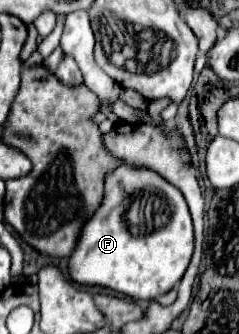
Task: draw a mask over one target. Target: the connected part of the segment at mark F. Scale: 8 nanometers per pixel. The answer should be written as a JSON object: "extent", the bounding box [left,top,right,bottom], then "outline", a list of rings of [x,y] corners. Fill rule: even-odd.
{"extent":[70,164,194,300],"outline":[[[122,164],[120,168],[114,170],[114,174],[110,174],[106,178],[106,198],[104,198],[102,206],[98,208],[98,212],[82,228],[78,248],[70,256],[70,278],[78,284],[92,284],[92,286],[110,288],[110,290],[120,292],[120,294],[134,298],[134,300],[152,300],[152,298],[156,298],[176,286],[176,282],[182,278],[182,274],[186,272],[186,268],[190,264],[192,250],[194,250],[192,220],[190,220],[190,212],[188,212],[187,203],[184,202],[180,190],[174,188],[172,184],[168,184],[155,172],[136,170],[128,164]],[[141,193],[154,193],[155,196],[165,199],[172,208],[172,216],[170,216],[170,224],[166,224],[165,227],[158,228],[142,238],[134,238],[126,228],[126,208],[130,208],[131,203]]]}

